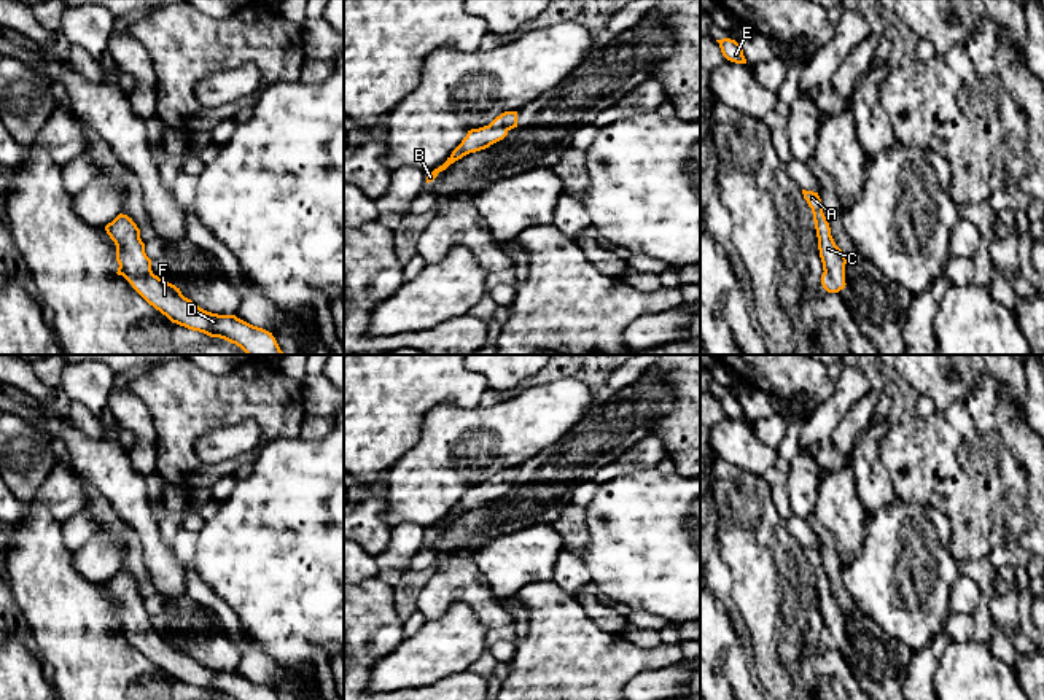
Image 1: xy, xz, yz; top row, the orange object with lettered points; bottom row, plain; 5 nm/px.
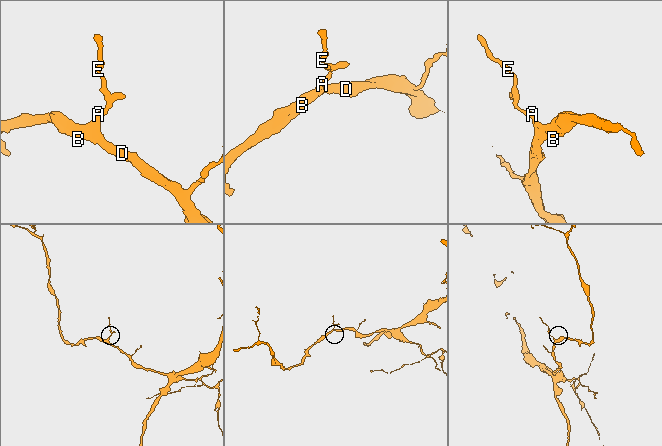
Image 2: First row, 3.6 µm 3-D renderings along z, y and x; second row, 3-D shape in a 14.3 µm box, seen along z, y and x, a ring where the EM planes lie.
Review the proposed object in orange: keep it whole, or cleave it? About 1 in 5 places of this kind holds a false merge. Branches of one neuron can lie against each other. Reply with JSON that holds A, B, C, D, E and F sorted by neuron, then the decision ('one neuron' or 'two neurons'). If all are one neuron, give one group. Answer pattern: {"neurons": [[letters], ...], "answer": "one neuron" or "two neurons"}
{"neurons": [["A", "B", "C", "D", "E", "F"]], "answer": "one neuron"}

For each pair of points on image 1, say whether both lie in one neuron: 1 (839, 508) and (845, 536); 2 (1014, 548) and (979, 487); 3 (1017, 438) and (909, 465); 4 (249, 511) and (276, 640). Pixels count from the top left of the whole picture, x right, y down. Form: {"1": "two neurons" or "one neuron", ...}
{"1": "one neuron", "2": "two neurons", "3": "one neuron", "4": "one neuron"}

